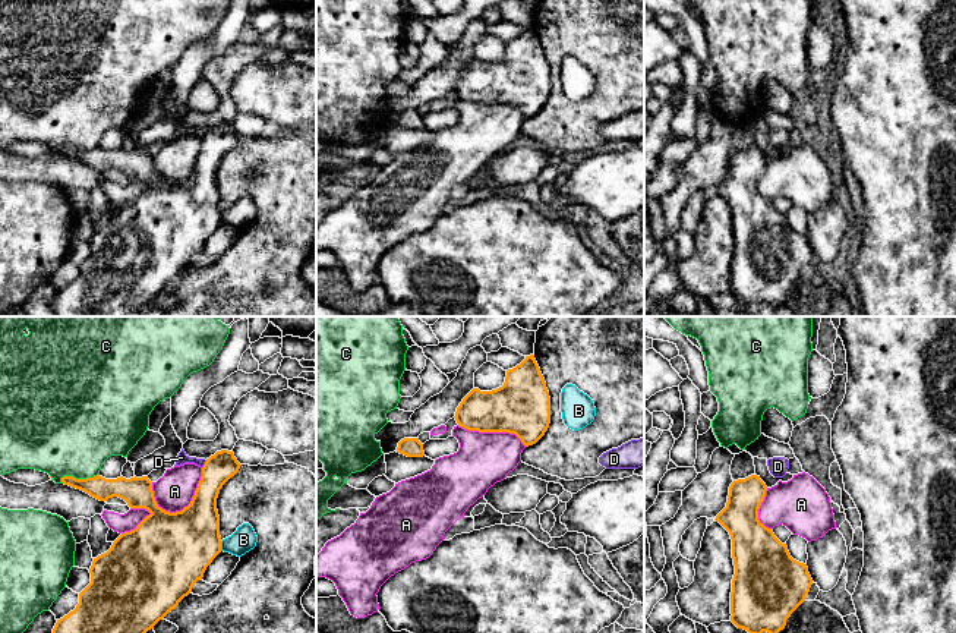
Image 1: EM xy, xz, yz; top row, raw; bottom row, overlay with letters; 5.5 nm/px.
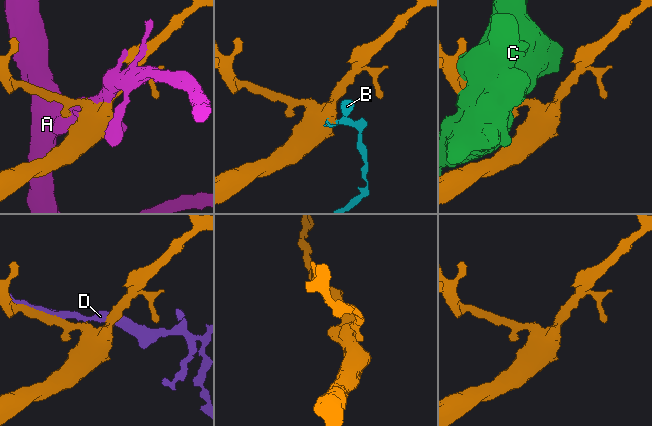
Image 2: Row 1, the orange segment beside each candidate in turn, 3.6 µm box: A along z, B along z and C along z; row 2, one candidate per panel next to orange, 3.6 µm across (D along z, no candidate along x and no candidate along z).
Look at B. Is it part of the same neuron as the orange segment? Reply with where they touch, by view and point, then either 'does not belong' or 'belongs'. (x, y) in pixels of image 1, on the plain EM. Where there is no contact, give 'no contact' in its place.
meets orange in xy at (220, 217); does not belong

